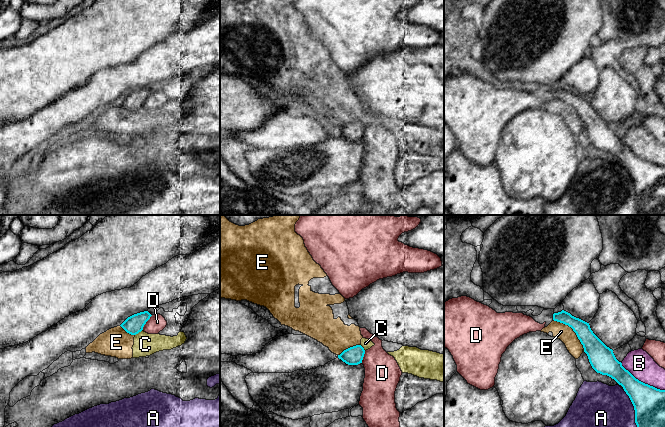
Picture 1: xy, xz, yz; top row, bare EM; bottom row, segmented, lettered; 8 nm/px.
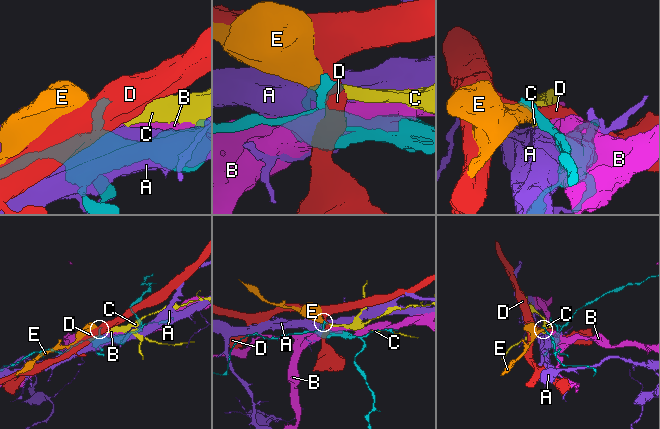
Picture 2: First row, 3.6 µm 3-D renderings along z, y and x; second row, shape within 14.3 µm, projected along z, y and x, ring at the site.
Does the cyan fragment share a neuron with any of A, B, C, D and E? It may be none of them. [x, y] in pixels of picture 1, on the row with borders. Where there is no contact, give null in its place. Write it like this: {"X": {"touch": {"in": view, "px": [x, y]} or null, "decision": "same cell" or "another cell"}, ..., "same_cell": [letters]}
{"A": {"touch": {"in": "yz", "px": [634, 408]}, "decision": "another cell"}, "B": {"touch": {"in": "yz", "px": [642, 382]}, "decision": "another cell"}, "C": {"touch": {"in": "xy", "px": [138, 332]}, "decision": "another cell"}, "D": {"touch": {"in": "xy", "px": [146, 321]}, "decision": "another cell"}, "E": {"touch": {"in": "yz", "px": [572, 328]}, "decision": "another cell"}, "same_cell": []}

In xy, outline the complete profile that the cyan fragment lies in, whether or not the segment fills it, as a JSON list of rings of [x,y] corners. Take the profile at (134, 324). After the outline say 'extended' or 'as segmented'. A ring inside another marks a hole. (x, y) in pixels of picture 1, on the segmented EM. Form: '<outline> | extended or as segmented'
[[[148,311],[128,317],[120,326],[129,334],[136,335],[143,330],[144,325],[152,315]]] | as segmented

